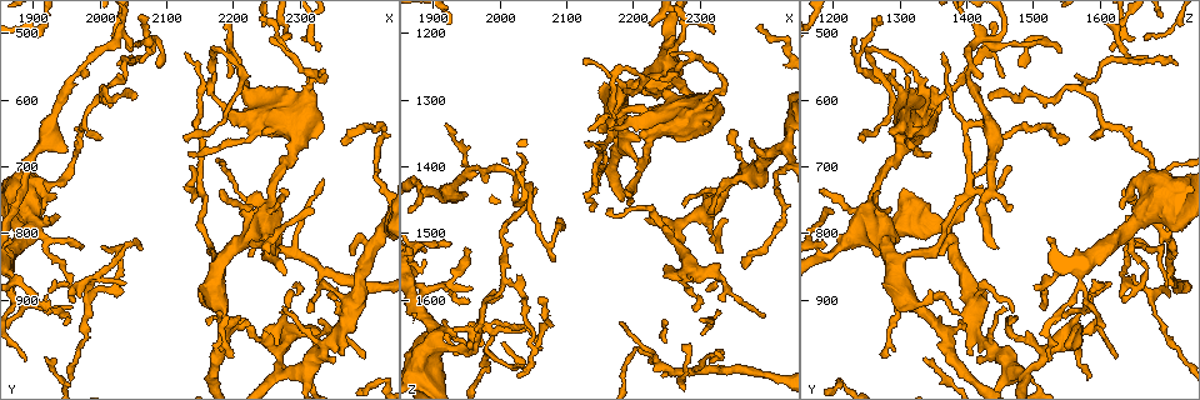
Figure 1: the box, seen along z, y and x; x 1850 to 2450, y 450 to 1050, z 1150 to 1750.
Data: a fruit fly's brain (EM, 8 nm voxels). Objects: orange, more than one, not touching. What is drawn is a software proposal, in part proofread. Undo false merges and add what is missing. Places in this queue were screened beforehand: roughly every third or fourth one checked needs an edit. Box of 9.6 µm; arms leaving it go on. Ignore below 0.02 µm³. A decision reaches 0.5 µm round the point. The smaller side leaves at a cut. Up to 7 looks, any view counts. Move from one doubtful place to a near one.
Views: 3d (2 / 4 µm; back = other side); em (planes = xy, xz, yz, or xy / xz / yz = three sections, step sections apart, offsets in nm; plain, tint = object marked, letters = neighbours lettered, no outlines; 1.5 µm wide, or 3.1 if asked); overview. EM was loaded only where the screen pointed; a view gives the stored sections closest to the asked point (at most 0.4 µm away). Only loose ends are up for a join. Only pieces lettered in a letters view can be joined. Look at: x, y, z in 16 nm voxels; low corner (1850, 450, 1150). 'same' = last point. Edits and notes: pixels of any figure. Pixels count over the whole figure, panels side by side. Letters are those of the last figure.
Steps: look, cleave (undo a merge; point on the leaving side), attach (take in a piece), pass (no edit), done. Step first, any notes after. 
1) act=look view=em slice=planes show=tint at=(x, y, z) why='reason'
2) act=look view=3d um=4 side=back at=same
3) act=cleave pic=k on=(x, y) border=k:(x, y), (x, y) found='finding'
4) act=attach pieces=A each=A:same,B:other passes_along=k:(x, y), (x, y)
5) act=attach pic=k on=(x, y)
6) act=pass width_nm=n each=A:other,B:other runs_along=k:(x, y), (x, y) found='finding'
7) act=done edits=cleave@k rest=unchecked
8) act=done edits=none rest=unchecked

act=look view=em slice=planes show=plain at=(2085, 525, 1540) why='tapers out'

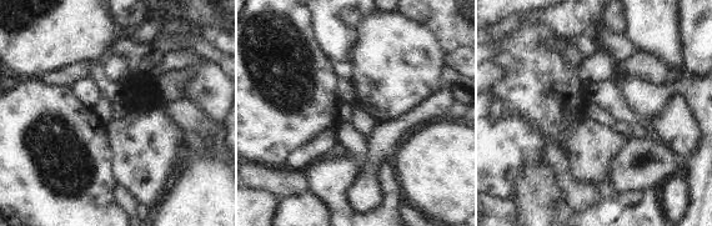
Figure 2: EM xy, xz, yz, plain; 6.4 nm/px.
act=look view=em slice=planes show=letters at=same why='what lies round it'

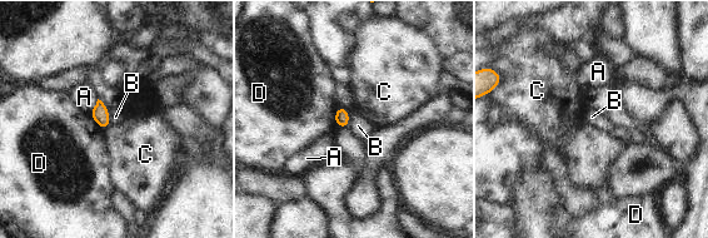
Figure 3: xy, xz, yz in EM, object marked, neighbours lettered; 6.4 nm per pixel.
act=pass longest_contact=D:130nm each=A:other,B:other,C:other,D:other border=3:(347, 109), (348, 127) found='no lettered piece goes on from it'

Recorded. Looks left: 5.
act=look view=em slice=planes show=letters at=(2335, 720, 1685) why='tapers out'

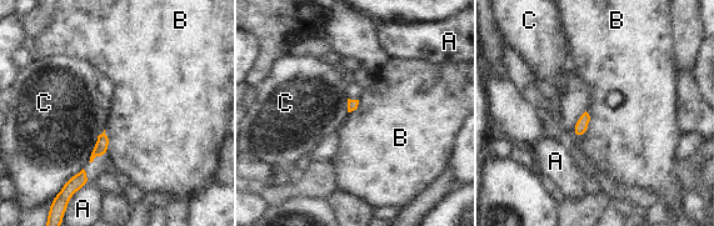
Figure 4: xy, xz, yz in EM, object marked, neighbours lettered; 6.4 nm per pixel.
act=pass each=A:other,B:other,C:other found='no lettered piece goes on from it'

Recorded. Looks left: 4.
act=look view=3d um=2 at=(2365, 980, 1405) why='branch stops here'

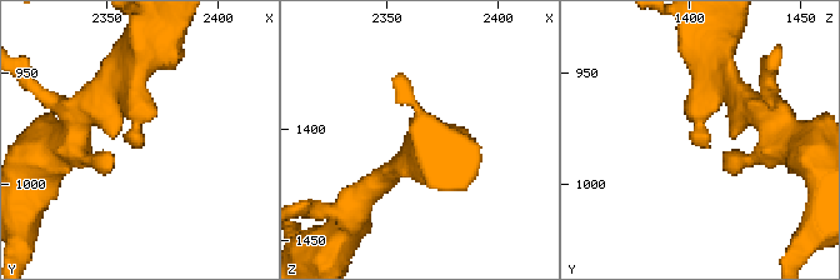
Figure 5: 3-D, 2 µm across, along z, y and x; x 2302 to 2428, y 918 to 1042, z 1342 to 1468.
act=look view=em slice=planes show=plain at=(2365, 983, 1411) arm_widths_nm=220,380 why='shape alone is not enough'

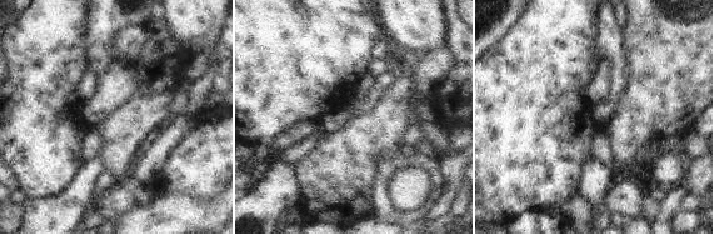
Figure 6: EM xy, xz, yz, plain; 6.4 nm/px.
act=look view=em slice=planes show=letters at=same why='see the neighbours'

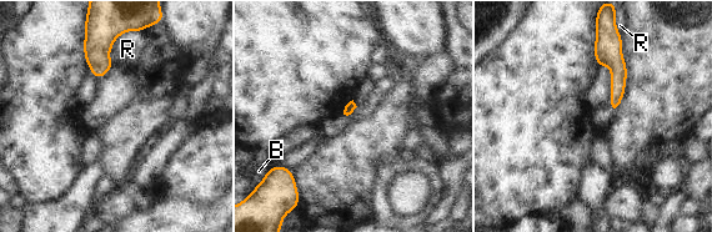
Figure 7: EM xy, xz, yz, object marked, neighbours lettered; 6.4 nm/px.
act=pass each=B:other,R:other border=7:(280, 165), (292, 171) found='none of them fits'

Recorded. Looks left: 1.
act=done edits=none rest=unchecked

